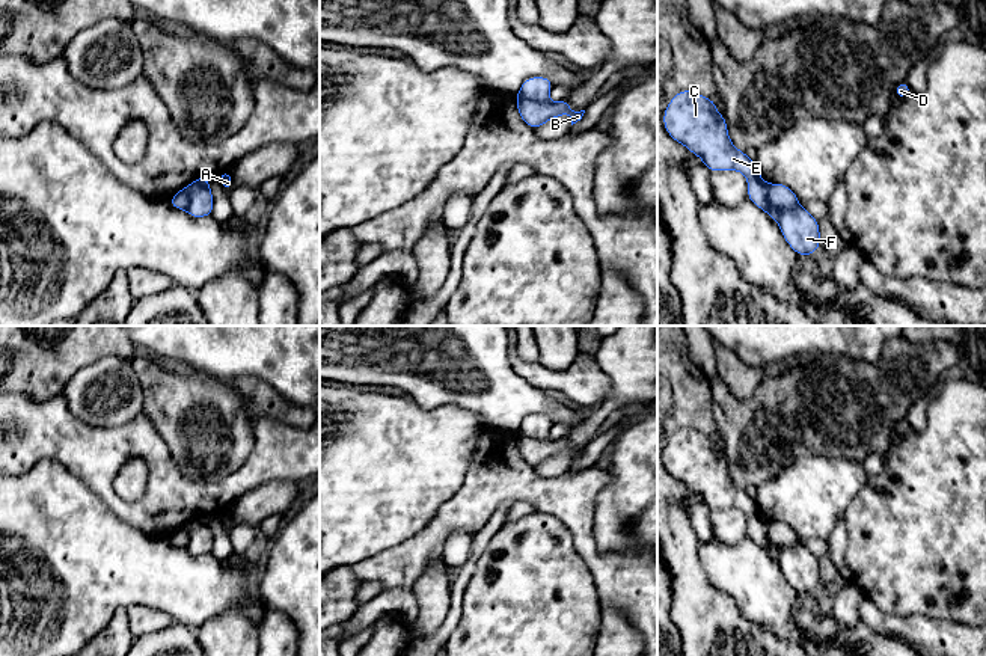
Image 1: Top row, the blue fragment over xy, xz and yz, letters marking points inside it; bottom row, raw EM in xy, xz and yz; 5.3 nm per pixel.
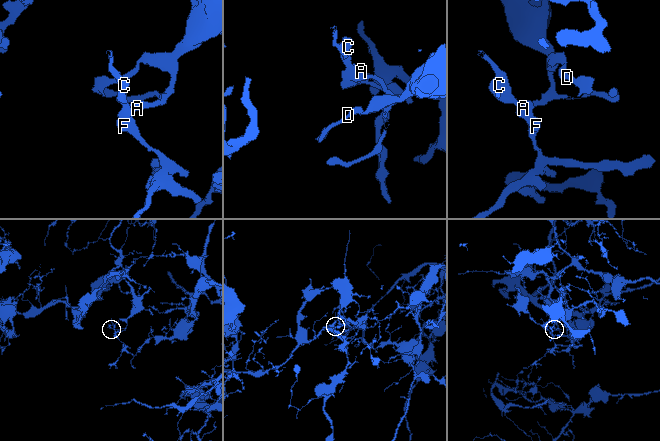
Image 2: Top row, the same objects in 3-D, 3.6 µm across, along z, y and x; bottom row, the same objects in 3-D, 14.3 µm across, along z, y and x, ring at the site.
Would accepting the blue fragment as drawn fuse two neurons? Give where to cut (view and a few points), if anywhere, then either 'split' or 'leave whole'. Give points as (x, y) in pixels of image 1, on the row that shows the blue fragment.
yz (768, 184), (768, 202), (772, 207), (793, 207), (798, 204) | split

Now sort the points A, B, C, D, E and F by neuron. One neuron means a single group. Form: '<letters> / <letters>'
A B D / C E F

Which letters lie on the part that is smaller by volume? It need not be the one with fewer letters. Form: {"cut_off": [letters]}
{"cut_off": ["C", "E", "F"]}

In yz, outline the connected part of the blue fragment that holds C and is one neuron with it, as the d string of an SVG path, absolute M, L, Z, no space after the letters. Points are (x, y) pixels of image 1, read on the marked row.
M680 90L663 113L668 134L703 158L710 170L739 170L748 179L748 199L778 222L787 244L798 256L813 255L820 246L819 220L799 204L792 208L772 208L769 184L758 175L755 161L730 140L727 121L716 113L716 103L694 90Z

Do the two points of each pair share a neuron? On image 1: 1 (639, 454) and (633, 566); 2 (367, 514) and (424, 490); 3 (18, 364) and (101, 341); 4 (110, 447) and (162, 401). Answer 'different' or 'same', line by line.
1: different
2: same
3: same
4: different

